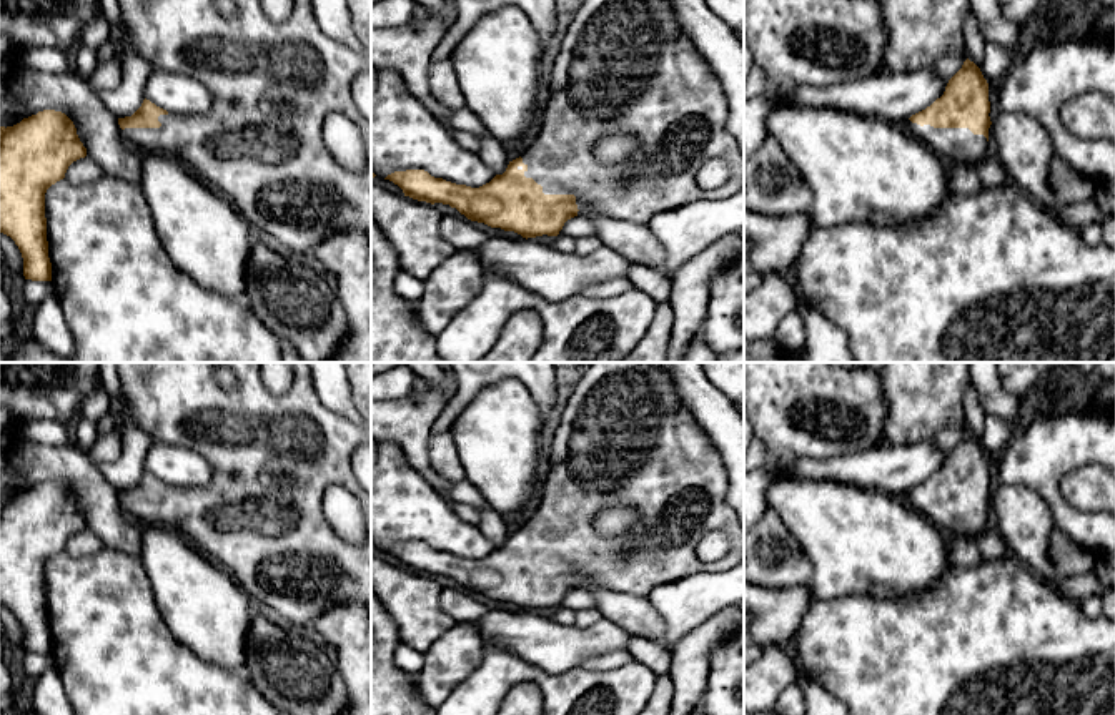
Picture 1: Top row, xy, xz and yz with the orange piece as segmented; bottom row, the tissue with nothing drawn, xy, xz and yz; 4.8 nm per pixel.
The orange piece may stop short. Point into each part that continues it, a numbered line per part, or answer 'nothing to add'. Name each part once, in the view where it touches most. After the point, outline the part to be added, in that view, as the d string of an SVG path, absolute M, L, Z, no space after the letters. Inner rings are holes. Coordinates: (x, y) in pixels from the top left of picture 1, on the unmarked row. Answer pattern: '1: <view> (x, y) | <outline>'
1: xz (623, 438) | M592 362L591 366L584 367L584 372L579 382L574 386L569 401L559 407L558 419L548 441L539 497L536 500L534 510L521 527L523 535L528 539L524 549L533 550L538 557L541 557L544 567L574 567L579 582L577 587L581 589L586 584L597 584L602 589L647 597L649 592L661 584L669 584L696 572L729 570L744 560L744 532L736 509L726 502L727 492L729 474L721 454L712 446L709 436L696 422L694 416L682 406L669 372L661 364ZM614 504L632 504L639 510L639 520L631 530L619 537L604 537L594 529L594 515L599 509ZM714 530L724 530L729 535L729 552L719 560L702 562L696 554L696 547L707 534Z

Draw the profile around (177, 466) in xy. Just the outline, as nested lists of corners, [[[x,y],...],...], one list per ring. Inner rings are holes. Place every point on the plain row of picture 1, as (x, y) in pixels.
[[[155,442],[143,467],[168,486],[208,486],[213,469],[208,461],[190,447]]]

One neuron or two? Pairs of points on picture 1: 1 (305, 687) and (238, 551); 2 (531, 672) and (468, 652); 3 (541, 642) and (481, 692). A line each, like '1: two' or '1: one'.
1: two
2: two
3: two

